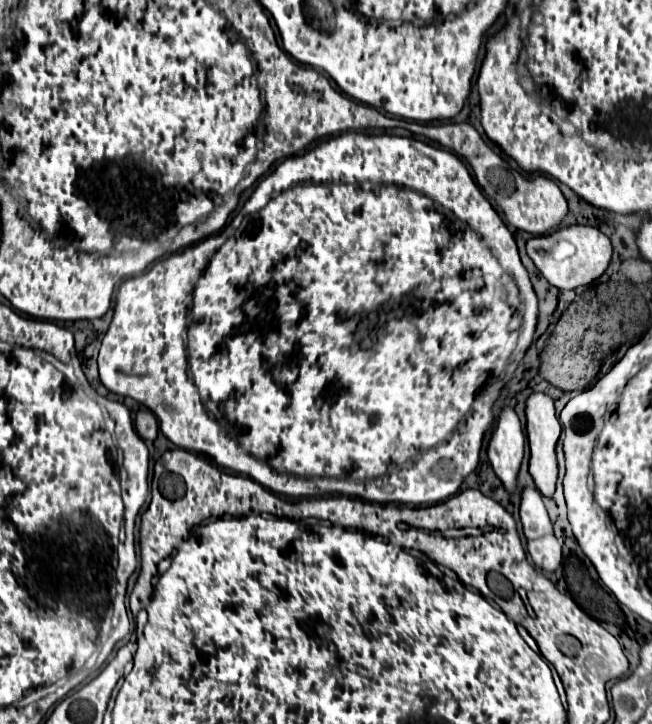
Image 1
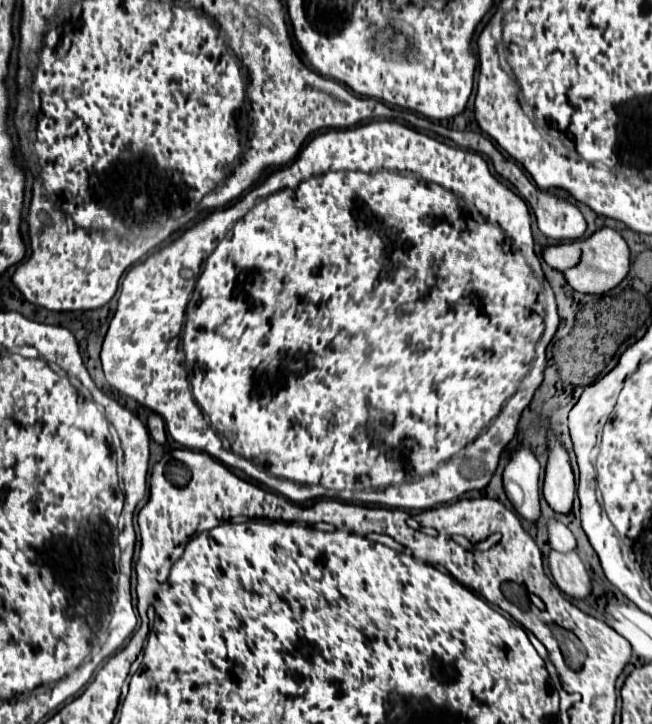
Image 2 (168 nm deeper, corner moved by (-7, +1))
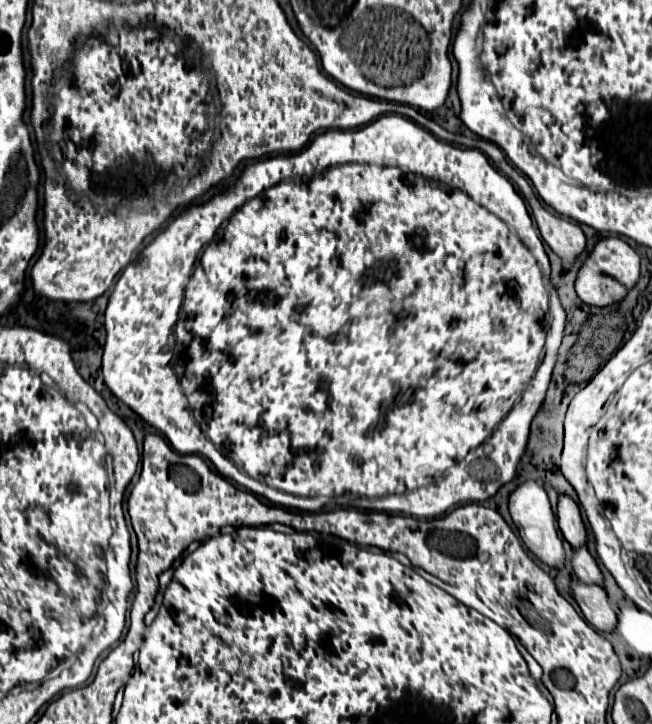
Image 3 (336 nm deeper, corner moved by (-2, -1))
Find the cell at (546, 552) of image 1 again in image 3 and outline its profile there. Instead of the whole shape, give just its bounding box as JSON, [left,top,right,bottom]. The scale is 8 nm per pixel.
[570,579,616,631]

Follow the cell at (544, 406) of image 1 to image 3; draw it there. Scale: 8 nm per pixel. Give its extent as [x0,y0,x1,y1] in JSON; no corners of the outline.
[556,495,586,547]

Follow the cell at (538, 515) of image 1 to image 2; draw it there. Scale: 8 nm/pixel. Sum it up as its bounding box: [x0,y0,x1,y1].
[549,521,577,553]

